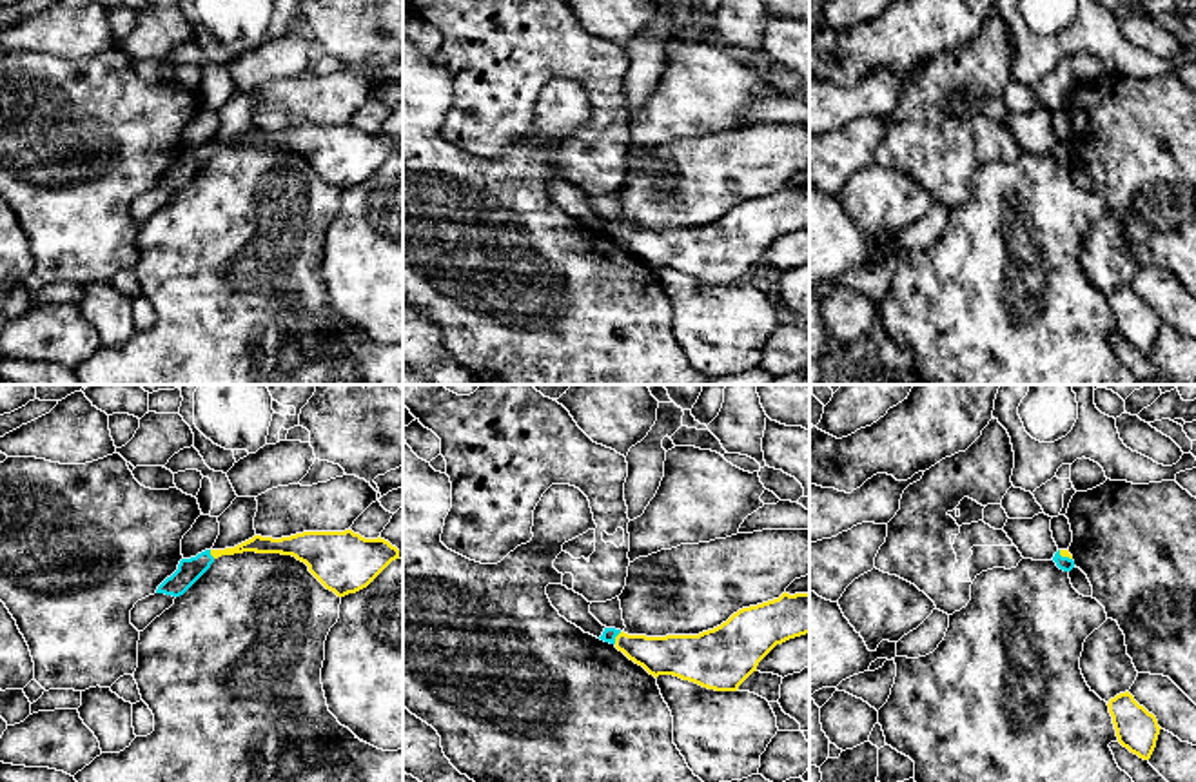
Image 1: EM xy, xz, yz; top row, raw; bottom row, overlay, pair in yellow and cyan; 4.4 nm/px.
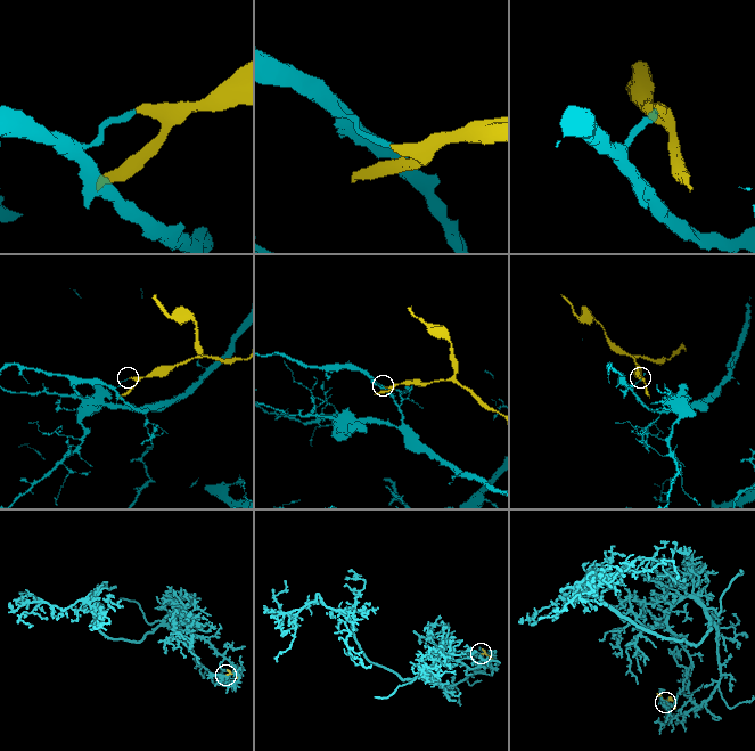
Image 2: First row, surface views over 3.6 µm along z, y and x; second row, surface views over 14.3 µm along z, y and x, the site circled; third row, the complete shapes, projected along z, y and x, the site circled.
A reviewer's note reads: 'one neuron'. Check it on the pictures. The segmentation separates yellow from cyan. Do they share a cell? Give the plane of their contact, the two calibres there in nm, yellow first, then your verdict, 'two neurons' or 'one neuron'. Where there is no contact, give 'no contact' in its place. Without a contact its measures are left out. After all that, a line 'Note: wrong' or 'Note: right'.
meets yellow in xz; 180 nm thick on the yellow side, 60 nm on the other; two neurons
Note: wrong

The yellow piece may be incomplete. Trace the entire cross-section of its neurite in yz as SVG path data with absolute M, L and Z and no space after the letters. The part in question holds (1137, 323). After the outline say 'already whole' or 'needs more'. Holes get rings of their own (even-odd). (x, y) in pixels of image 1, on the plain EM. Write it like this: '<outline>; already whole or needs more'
M1125 285L1109 294L1109 307L1118 336L1131 347L1149 354L1160 328L1158 314Z; already whole

